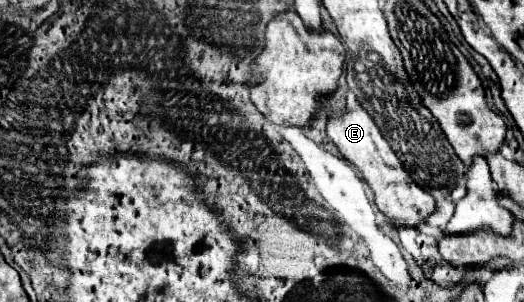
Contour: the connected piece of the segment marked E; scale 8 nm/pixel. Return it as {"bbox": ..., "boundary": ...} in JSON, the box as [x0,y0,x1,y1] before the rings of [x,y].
{"bbox":[326,109,434,227],"boundary":[[[344,109],[344,111],[332,111],[328,115],[326,133],[330,141],[340,149],[342,157],[346,157],[368,181],[376,195],[378,209],[396,225],[412,225],[418,227],[424,223],[424,219],[434,211],[434,197],[426,193],[422,187],[418,187],[410,175],[404,171],[402,163],[398,161],[392,147],[388,147],[388,141],[382,137],[380,129],[376,127],[374,119],[364,109]]]}

